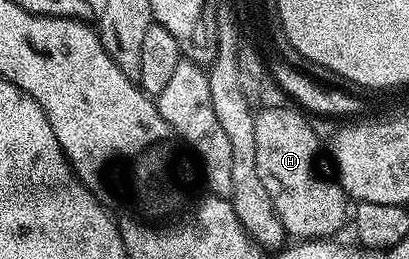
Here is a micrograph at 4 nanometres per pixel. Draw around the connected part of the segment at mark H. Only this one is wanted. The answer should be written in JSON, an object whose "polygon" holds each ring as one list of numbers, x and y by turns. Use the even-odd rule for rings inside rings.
{"polygon":[[287,105,283,108,261,108,253,115,255,120,255,164,259,172,259,180,263,180,263,188,267,188,267,196,271,196,271,204,283,224,286,235,293,240,329,240,340,232,351,218,351,199,345,193,341,183,332,177,324,178,317,171,317,153,321,150,321,142,300,109]]}

